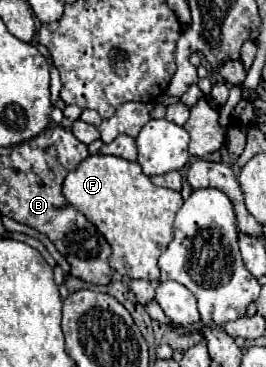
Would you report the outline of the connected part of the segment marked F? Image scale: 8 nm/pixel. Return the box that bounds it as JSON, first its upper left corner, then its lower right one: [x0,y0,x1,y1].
[62,154,184,282]

